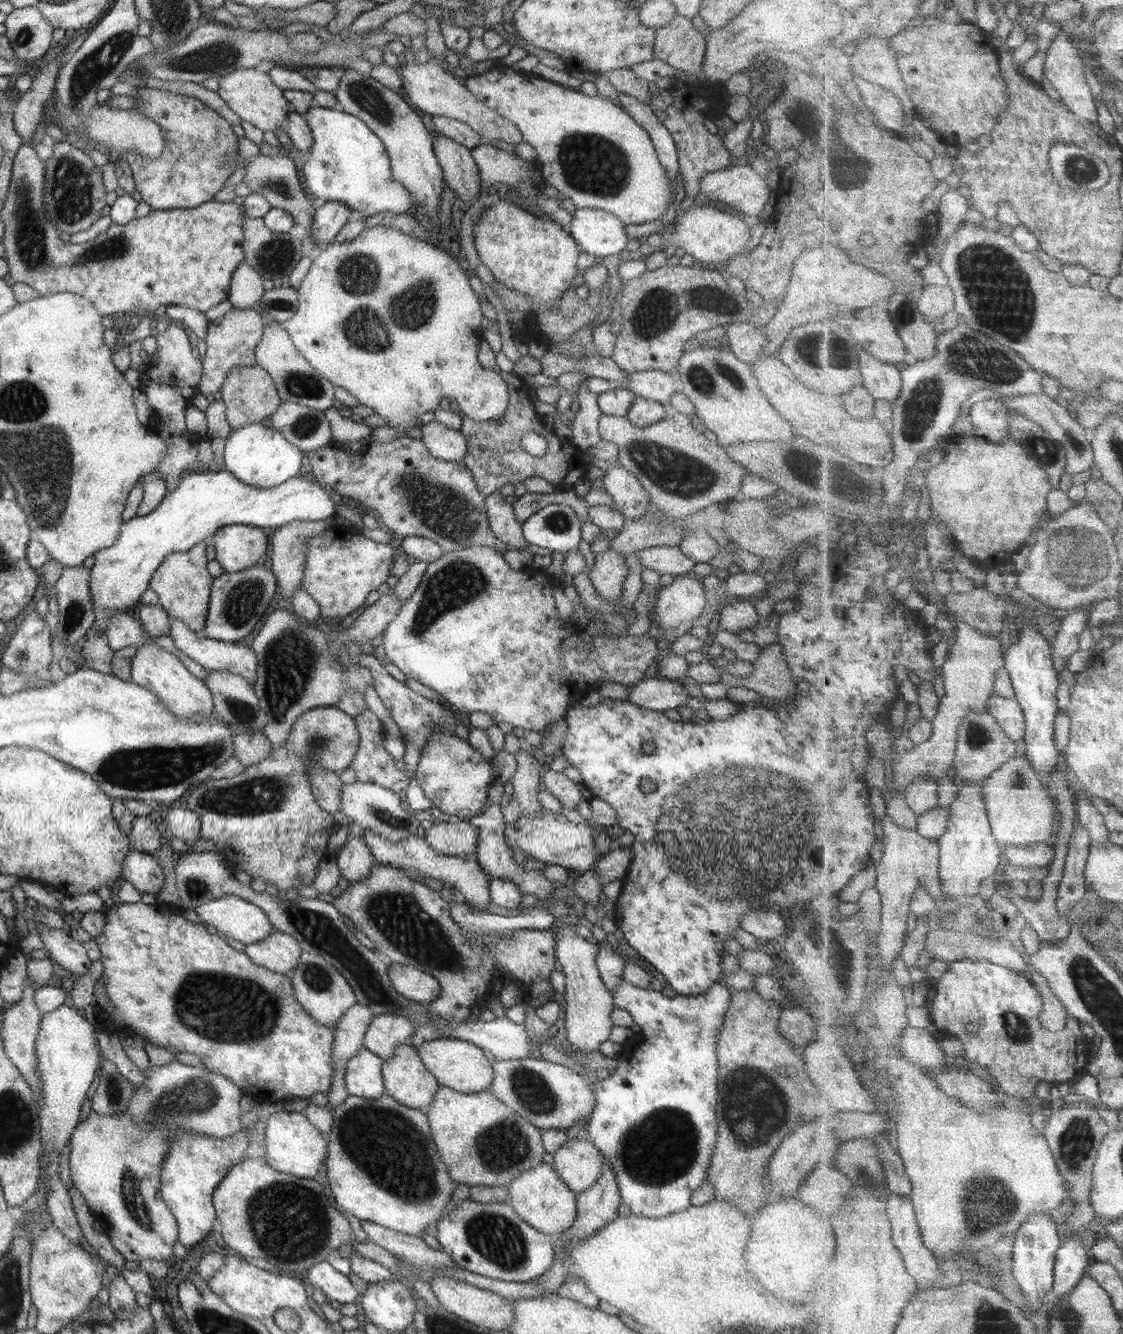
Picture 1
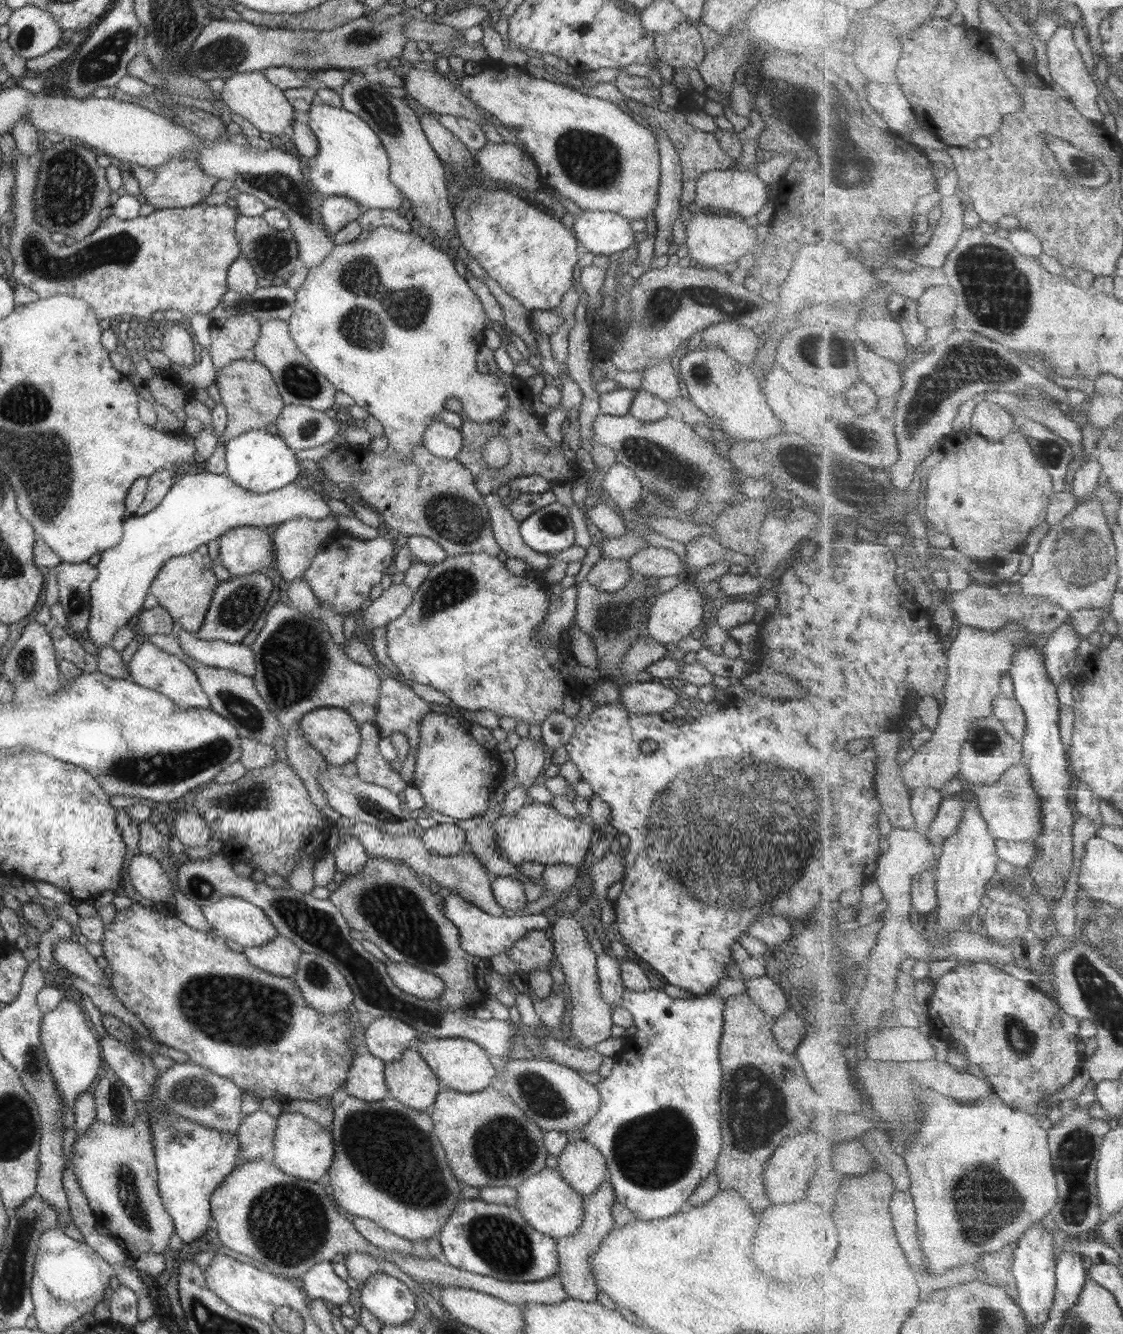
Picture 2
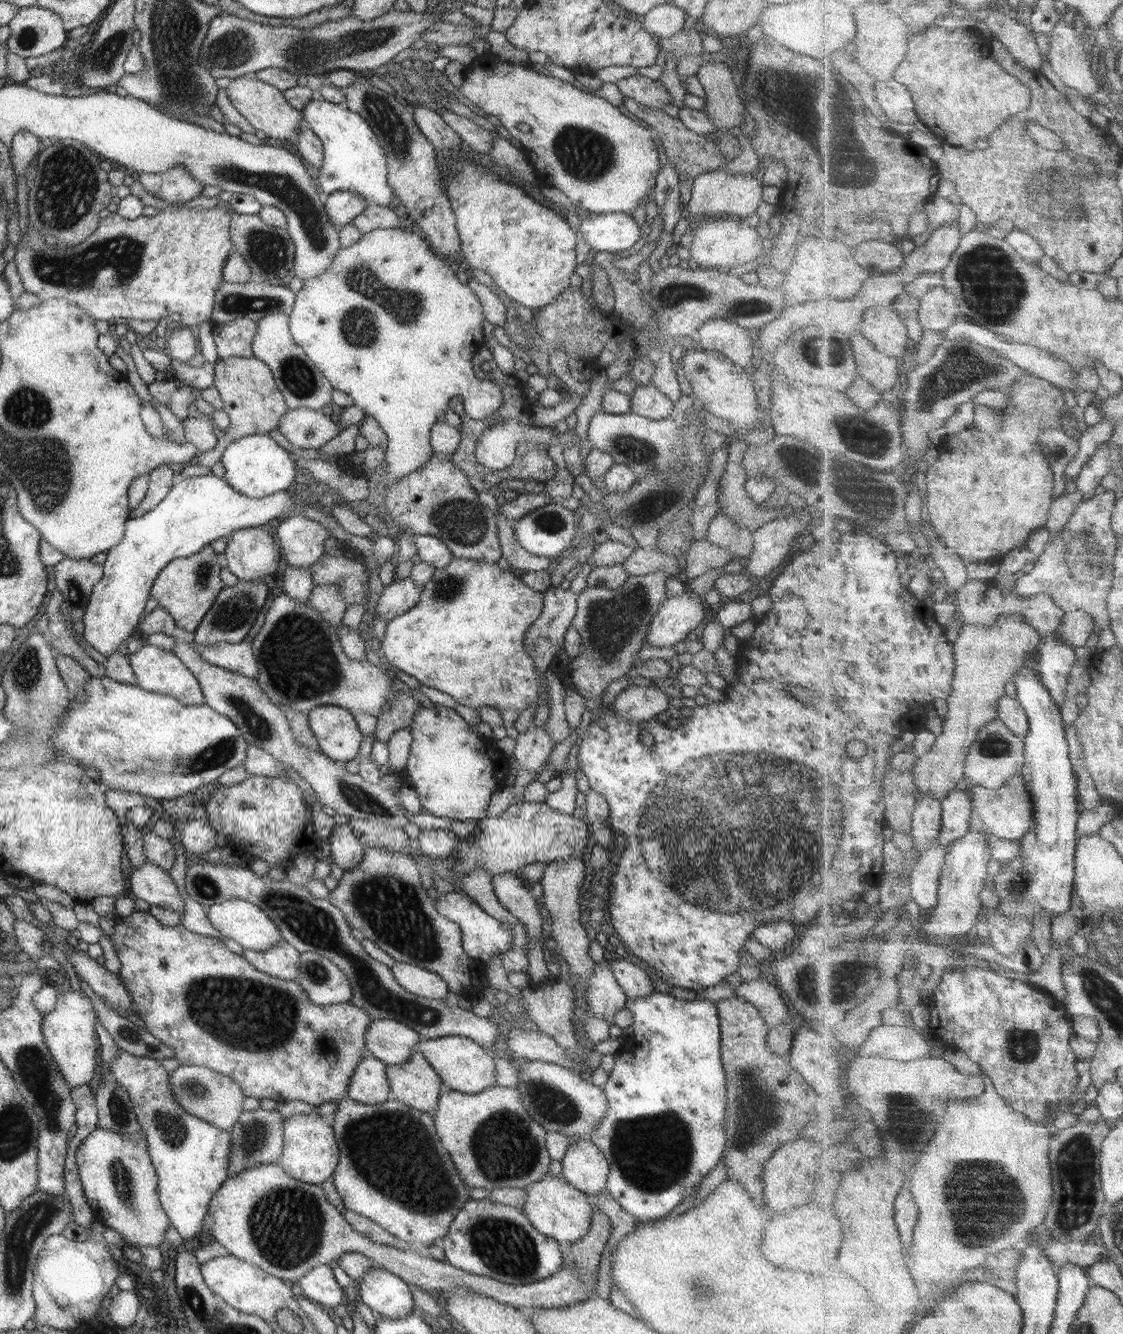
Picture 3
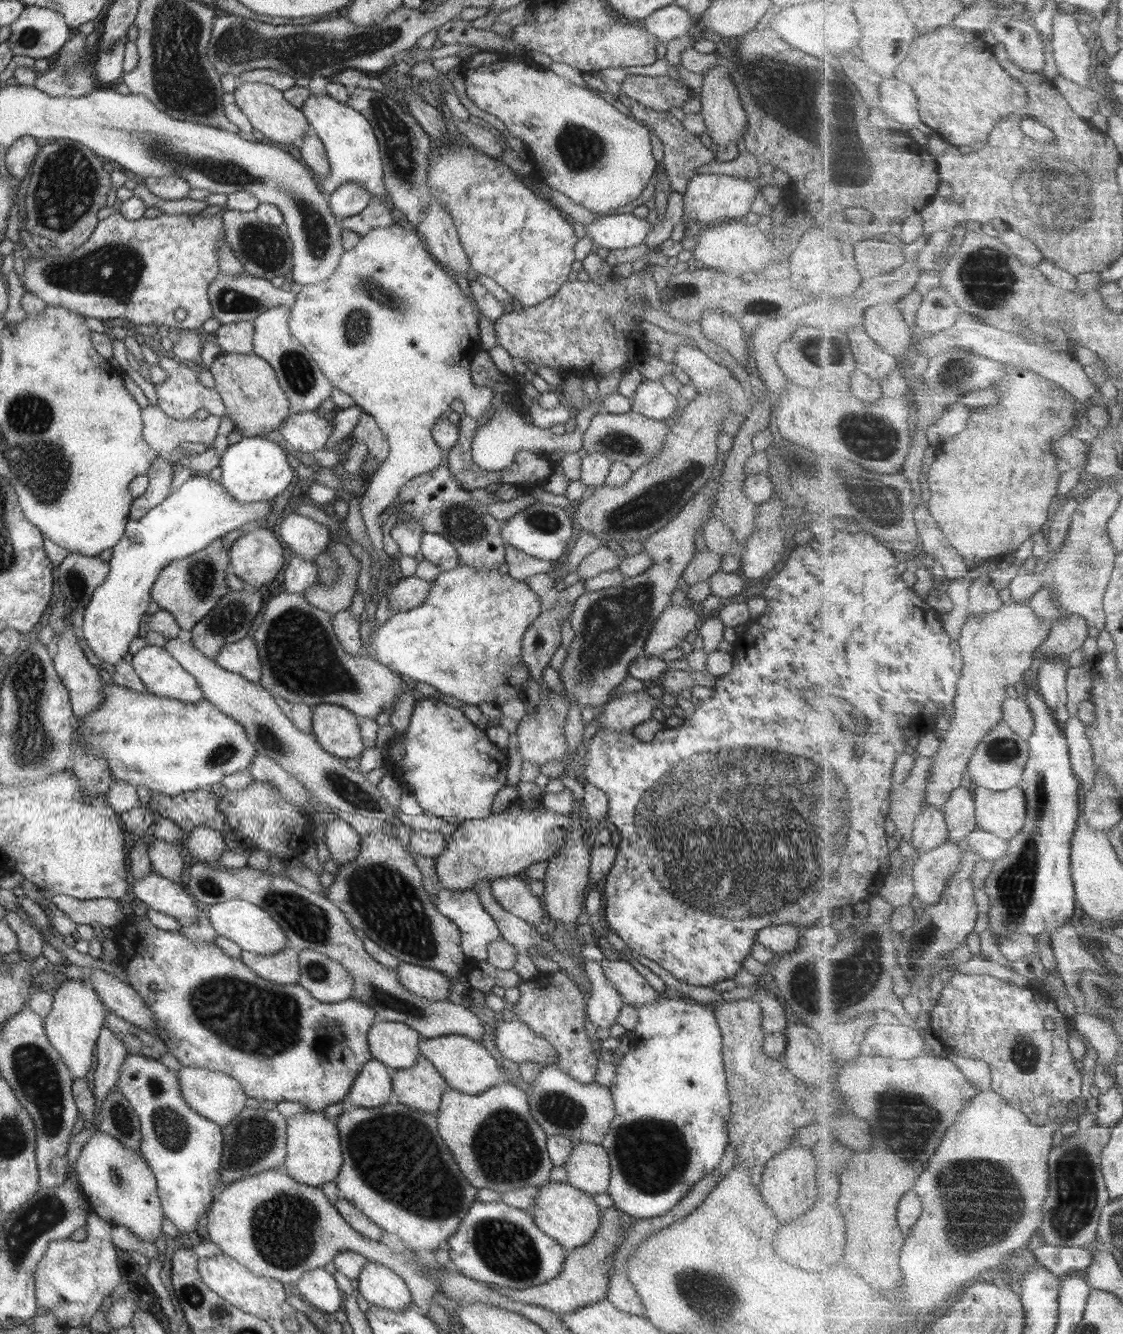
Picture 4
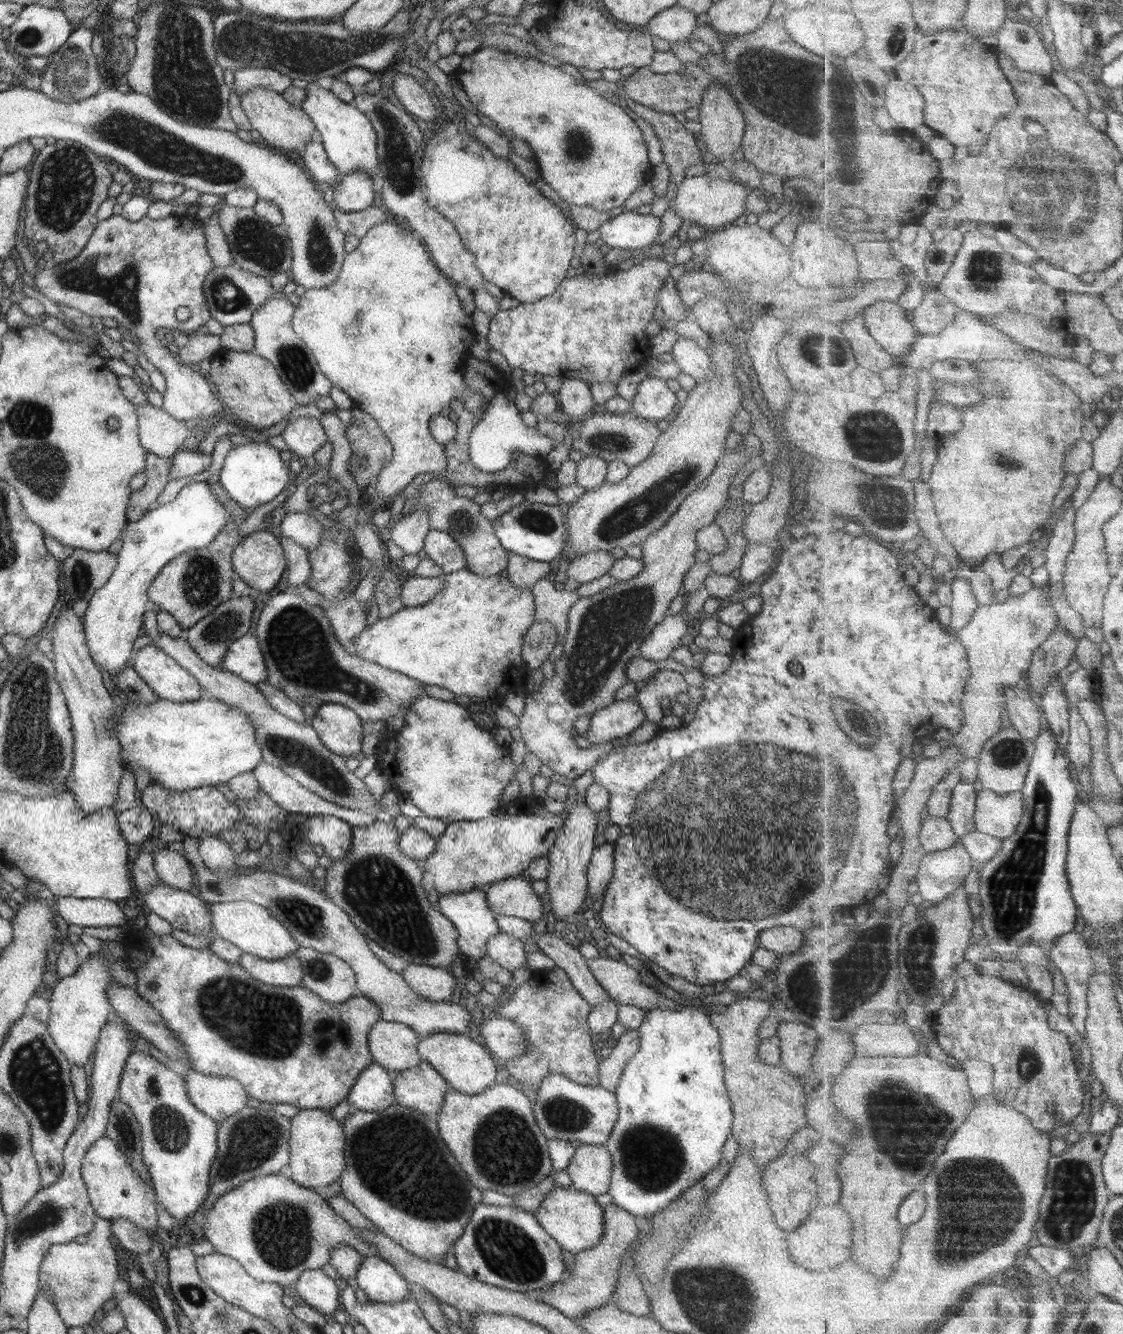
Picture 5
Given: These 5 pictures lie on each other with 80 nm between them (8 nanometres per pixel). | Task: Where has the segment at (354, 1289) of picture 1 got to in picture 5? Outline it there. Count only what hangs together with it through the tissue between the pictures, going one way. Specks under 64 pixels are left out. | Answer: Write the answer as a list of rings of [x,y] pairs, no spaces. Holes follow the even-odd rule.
[[[321,1269],[304,1270],[298,1276],[295,1290],[305,1305],[322,1315],[332,1315],[335,1309],[340,1308],[339,1290],[333,1279],[327,1277]]]

